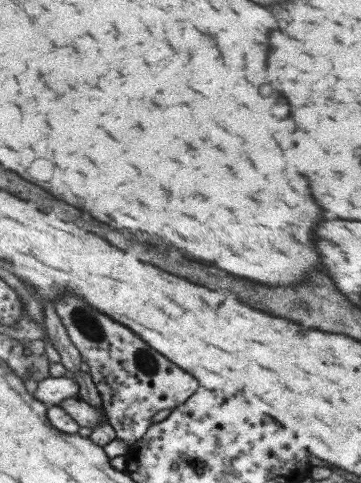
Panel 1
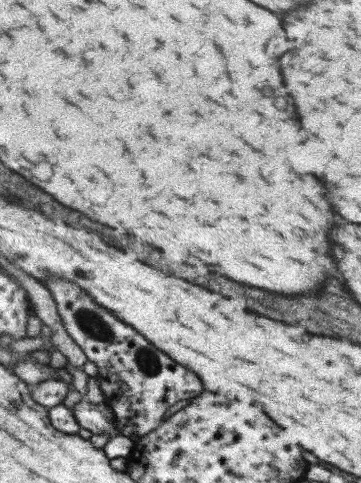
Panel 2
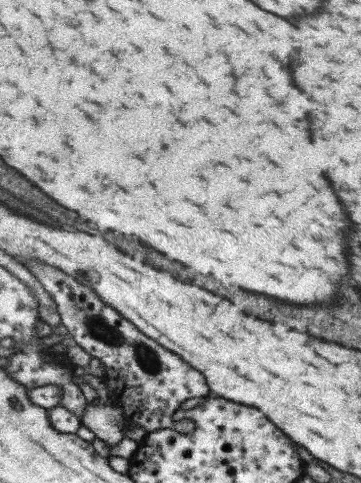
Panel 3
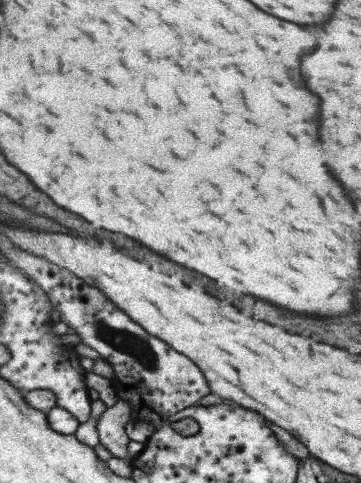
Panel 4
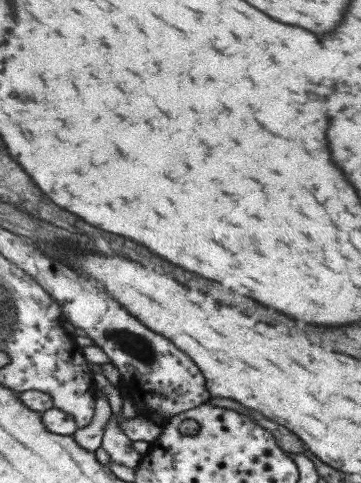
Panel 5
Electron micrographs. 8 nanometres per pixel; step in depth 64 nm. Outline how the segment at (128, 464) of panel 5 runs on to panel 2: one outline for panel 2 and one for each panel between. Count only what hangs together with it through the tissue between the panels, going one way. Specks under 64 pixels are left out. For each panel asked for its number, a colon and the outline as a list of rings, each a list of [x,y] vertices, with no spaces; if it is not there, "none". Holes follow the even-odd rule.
2: [[[81,400],[77,402],[75,418],[77,424],[89,430],[93,436],[105,434],[109,440],[119,436],[119,430],[115,428],[115,410],[111,410],[107,404],[91,404],[87,400]]]
3: [[[87,404],[81,424],[85,424],[97,436],[97,440],[103,440],[109,450],[125,438],[123,430],[127,428],[127,420],[123,420],[123,408],[119,404]]]
4: [[[119,400],[115,406],[107,408],[103,412],[103,416],[97,420],[97,434],[99,434],[99,442],[101,446],[113,456],[113,458],[119,458],[119,460],[125,460],[129,466],[133,464],[135,456],[131,456],[127,452],[127,444],[131,440],[127,440],[125,436],[125,424],[131,422],[129,420],[131,416],[131,406],[123,400]]]

